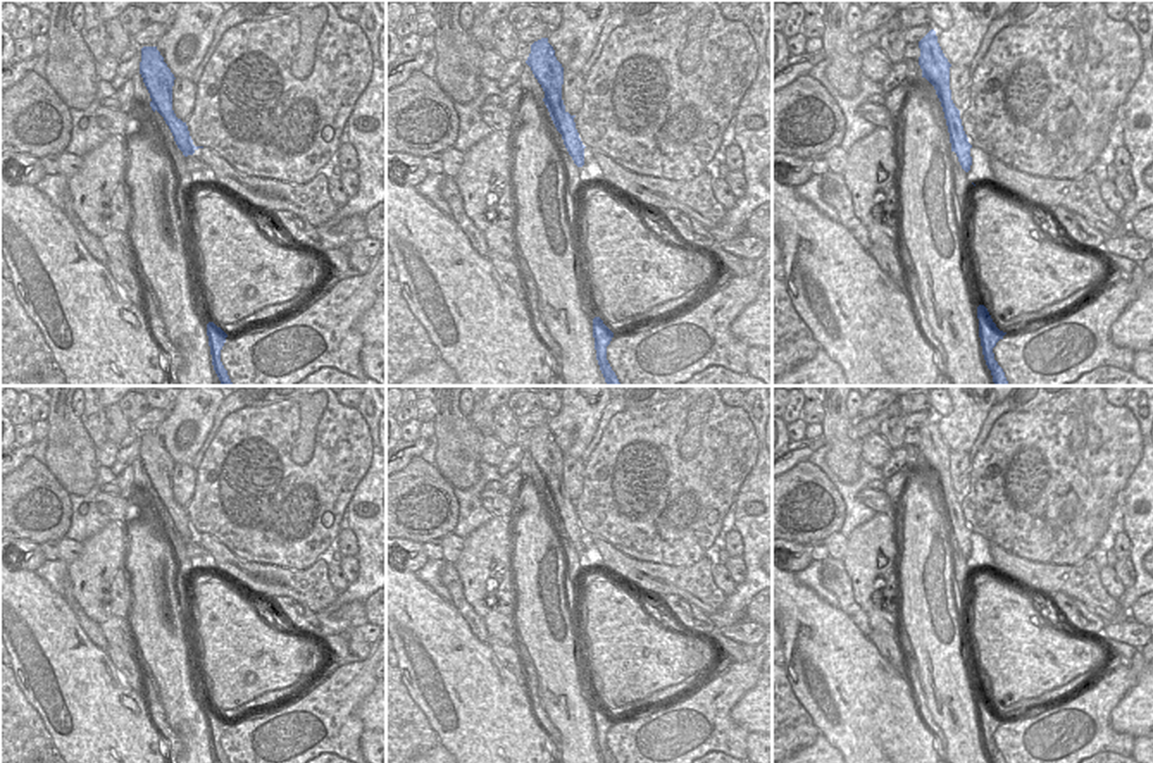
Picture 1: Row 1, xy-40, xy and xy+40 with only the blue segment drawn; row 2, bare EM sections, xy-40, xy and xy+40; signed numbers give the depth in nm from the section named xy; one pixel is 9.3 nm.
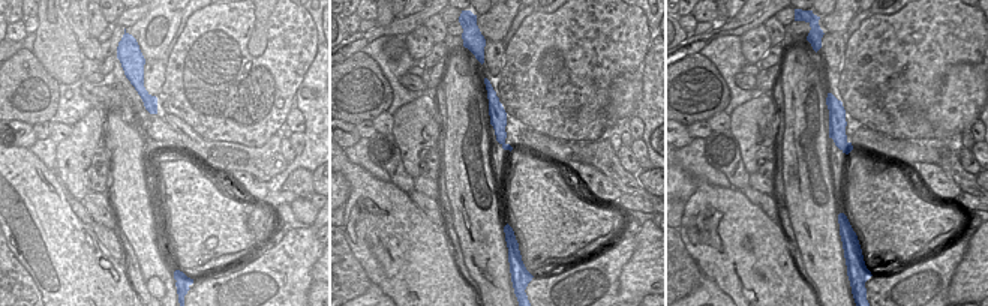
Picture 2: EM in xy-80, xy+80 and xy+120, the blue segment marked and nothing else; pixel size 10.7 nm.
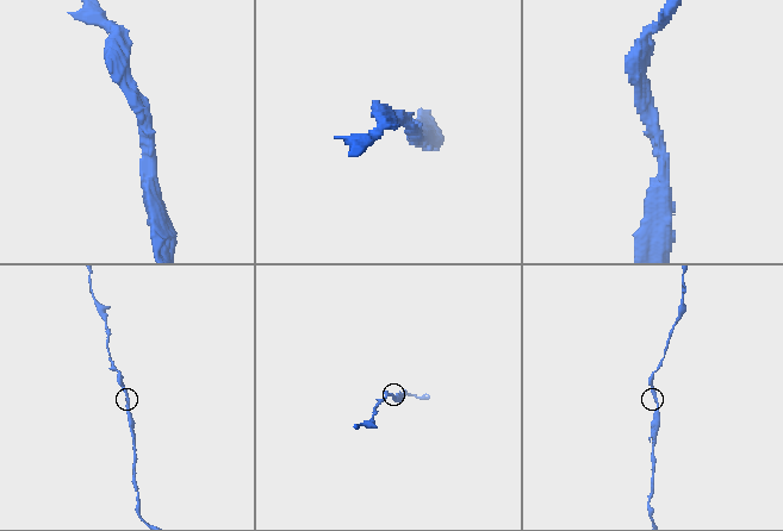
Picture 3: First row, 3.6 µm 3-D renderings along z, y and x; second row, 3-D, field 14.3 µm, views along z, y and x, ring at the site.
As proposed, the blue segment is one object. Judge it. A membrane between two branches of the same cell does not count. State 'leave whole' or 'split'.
leave whole

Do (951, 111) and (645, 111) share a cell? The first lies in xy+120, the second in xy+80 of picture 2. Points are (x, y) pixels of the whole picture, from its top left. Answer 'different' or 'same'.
different

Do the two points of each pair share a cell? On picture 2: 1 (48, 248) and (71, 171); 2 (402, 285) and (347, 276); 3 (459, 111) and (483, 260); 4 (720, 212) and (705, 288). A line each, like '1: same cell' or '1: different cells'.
1: different cells
2: different cells
3: same cell
4: different cells

